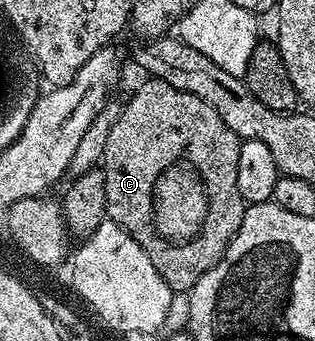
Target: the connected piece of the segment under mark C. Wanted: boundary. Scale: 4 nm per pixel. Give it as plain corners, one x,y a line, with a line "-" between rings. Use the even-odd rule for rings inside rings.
149,79
145,82
147,82
146,85
139,86
134,91
133,98
126,105
124,103
118,115
118,121
111,127
111,133
107,138
106,149
115,149
115,151
105,151
104,157
113,157
113,159
103,159
106,183
105,216
125,229
141,245
143,251
150,257
156,271
169,284
174,294
185,295
195,287
195,283
199,283
199,279
203,279
203,275
207,275
207,271
211,271
225,258
227,247
235,239
245,218
247,206
239,195
239,151
242,140
235,135
235,132
231,131
231,128
227,127
227,123
223,123
215,110
212,110
203,99
187,94
186,91
176,90
175,87
171,87
161,80
-
153,125
155,127
161,127
161,125
177,127
175,131
187,131
189,137
193,131
193,137
195,137
193,141
197,141
197,137
199,137
199,149
191,149
191,141
183,149
143,149
147,129
151,129
-
173,153
179,153
179,155
193,153
193,169
203,181
203,211
207,215
203,235
201,235
201,241
197,241
197,245
188,244
185,249
169,249
168,244
161,245
161,241
157,237
153,237
153,232
150,230
150,219
147,216
148,213
177,213
175,203
171,205
171,201
169,201
169,183
167,183
169,179
167,177
165,177
165,187
163,187
167,191
157,193
157,197
151,197
151,175
155,175
151,171
163,167
165,157
171,157
-
151,157
157,157
161,163
145,163
143,161
143,159
151,159

